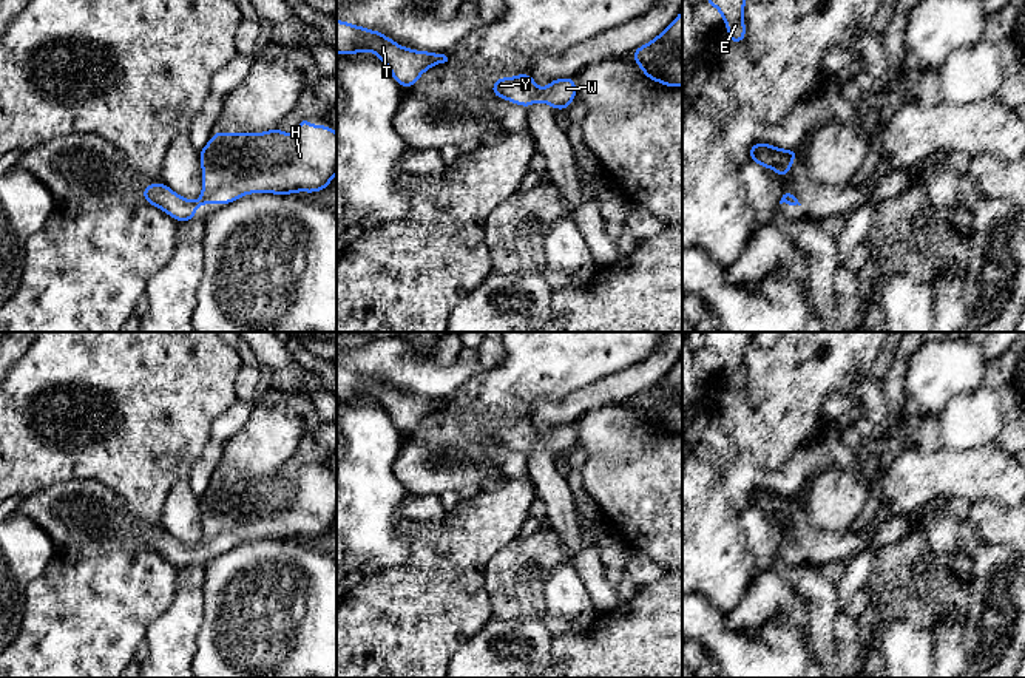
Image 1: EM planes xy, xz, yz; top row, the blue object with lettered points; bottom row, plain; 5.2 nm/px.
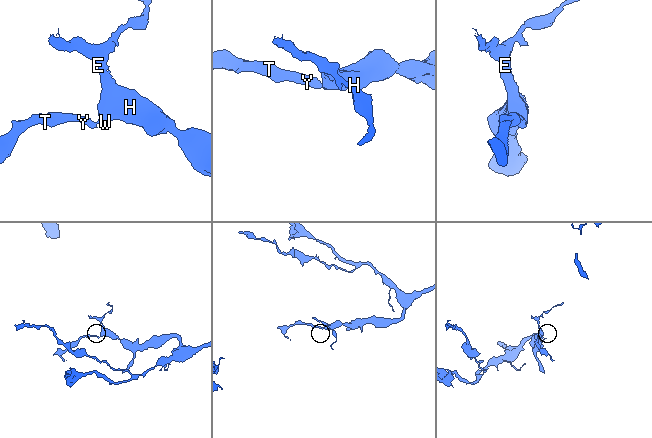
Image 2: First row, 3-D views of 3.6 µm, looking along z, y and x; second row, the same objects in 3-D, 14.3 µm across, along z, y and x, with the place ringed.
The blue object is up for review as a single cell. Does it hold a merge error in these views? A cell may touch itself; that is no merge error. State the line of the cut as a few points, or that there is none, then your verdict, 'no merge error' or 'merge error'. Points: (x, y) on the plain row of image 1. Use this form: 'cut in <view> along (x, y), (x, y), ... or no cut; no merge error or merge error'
no cut; no merge error

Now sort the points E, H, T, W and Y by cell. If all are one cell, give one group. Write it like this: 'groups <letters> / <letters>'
groups E H T W Y

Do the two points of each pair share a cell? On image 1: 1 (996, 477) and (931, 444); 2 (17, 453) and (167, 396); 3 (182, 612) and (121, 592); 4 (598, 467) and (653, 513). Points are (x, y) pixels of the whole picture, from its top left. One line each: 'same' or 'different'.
1: different
2: same
3: different
4: same

